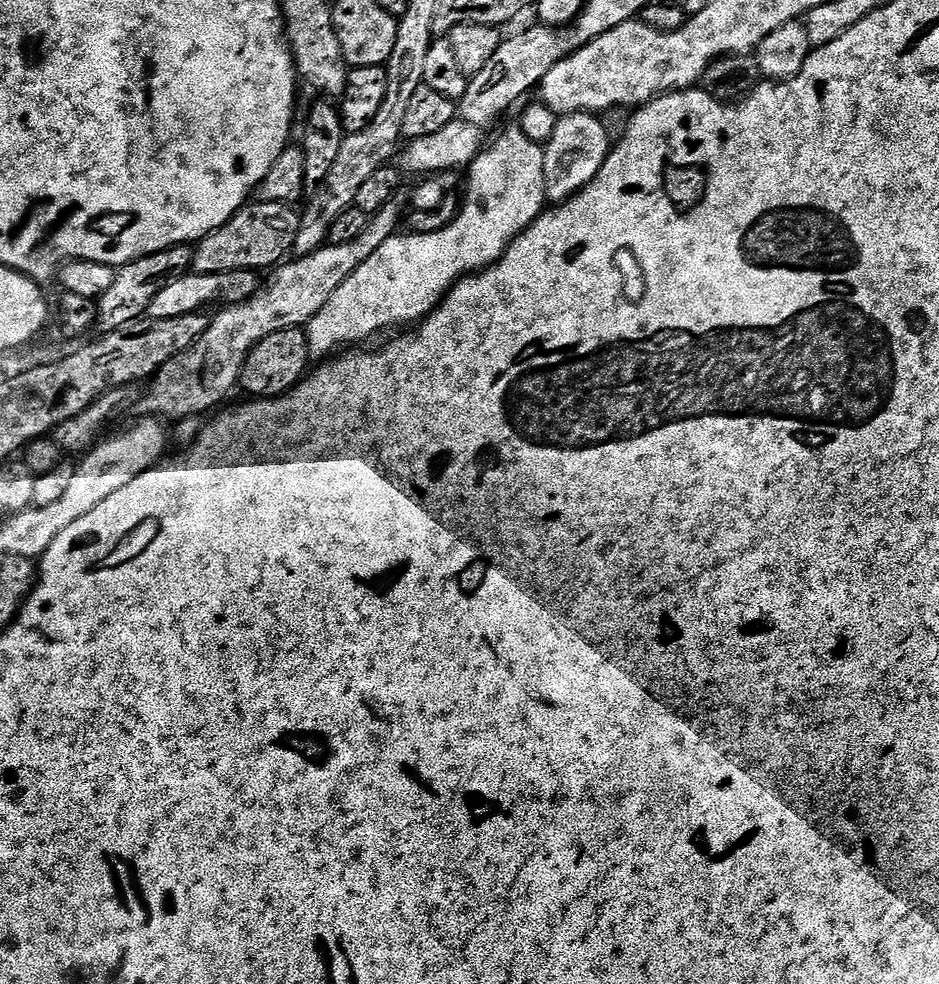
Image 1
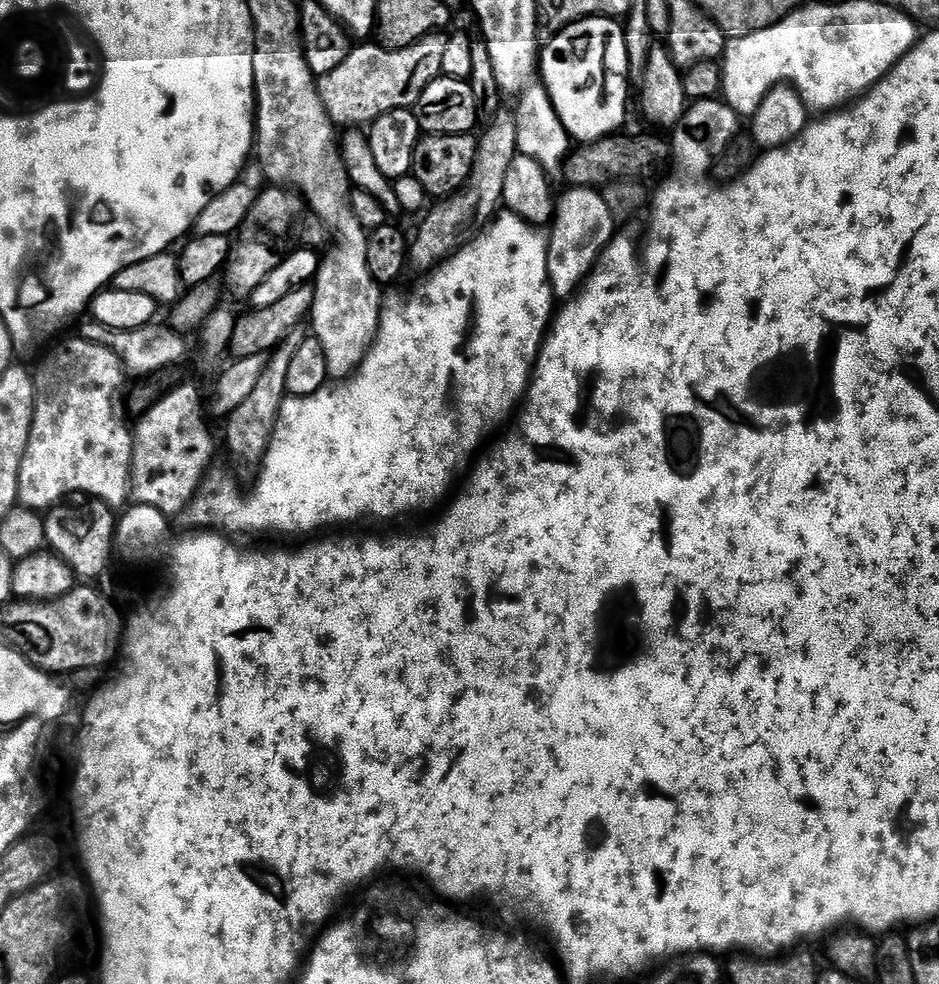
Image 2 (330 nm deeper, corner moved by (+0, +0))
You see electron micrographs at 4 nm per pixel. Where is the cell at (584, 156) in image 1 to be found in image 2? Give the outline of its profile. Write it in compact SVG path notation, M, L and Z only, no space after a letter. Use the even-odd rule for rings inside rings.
M574 186L569 190L564 197L556 200L556 215L552 217L548 242L548 280L552 283L552 294L557 301L567 296L575 297L581 291L582 285L593 275L598 261L605 255L618 228L597 189Z

